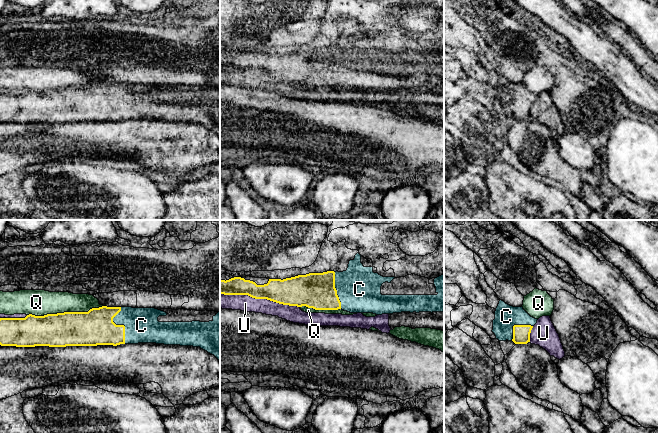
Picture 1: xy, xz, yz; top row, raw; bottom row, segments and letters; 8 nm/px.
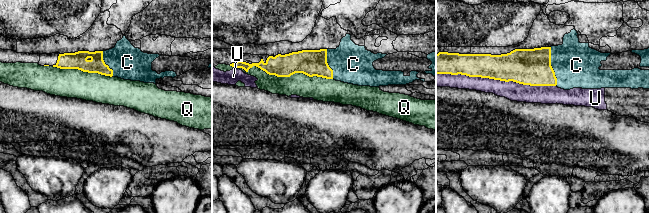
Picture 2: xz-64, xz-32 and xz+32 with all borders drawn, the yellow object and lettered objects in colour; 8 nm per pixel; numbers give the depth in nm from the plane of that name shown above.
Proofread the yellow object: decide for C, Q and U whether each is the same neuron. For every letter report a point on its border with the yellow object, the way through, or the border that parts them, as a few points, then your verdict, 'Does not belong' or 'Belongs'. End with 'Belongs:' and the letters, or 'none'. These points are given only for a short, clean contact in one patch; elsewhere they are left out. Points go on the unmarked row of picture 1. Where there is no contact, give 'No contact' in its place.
C: Touches yellow at xy (120, 101). Path across: xy (96, 103), (120, 101), (141, 101). Belongs
Q: Touches yellow at xy (64, 88). Does not belong
U: Touches yellow at xz (260, 74). Does not belong
Belongs: C

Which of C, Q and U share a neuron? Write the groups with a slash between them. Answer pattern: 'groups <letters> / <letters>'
groups C / Q / U

